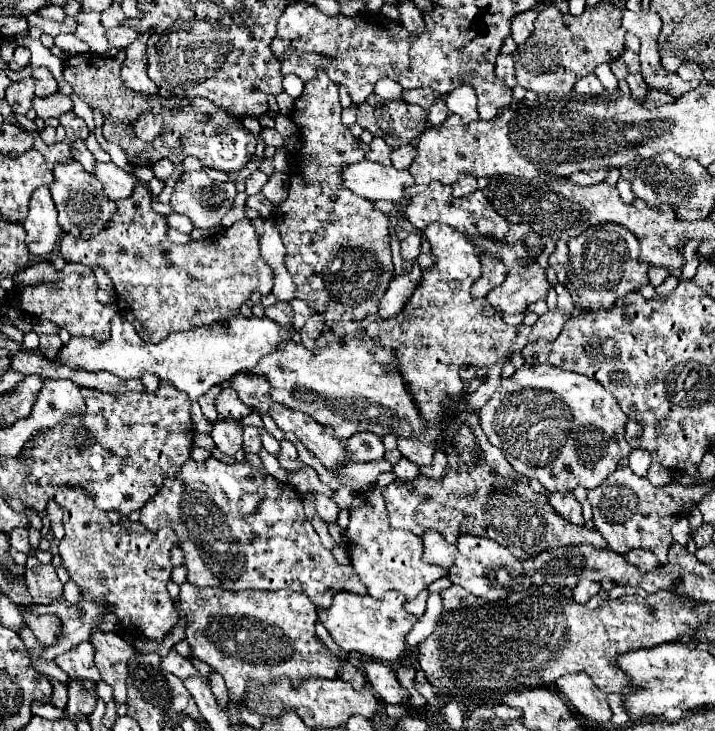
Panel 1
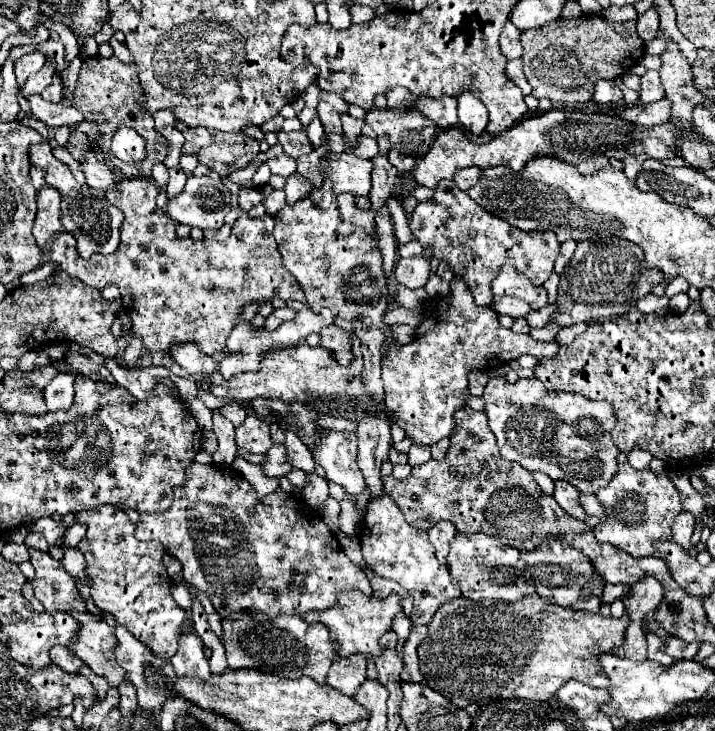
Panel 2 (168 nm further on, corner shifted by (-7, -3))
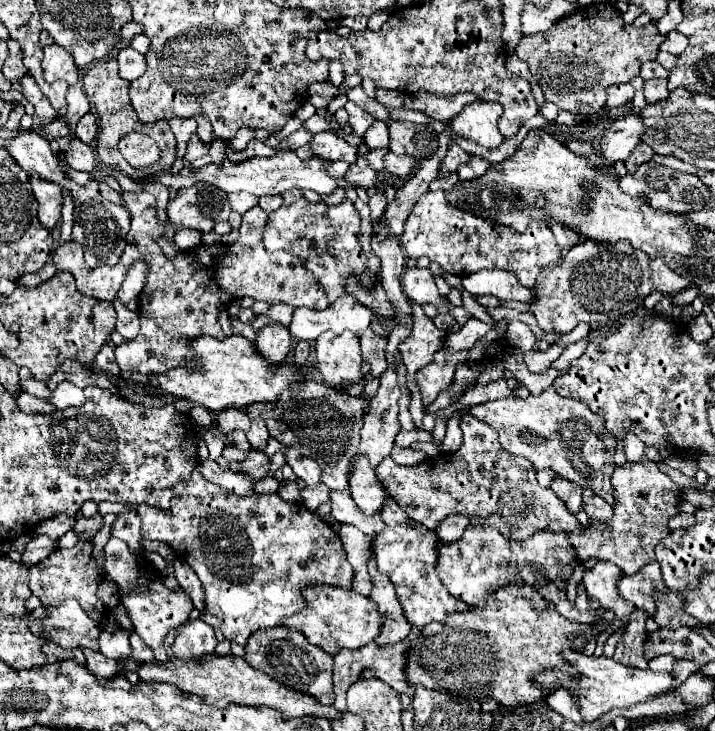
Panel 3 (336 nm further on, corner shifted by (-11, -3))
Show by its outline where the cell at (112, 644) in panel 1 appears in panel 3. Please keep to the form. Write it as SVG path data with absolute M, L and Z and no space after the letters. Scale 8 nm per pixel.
M65 600L59 606L49 606L51 616L43 622L43 632L61 648L89 648L99 652L97 638L101 628L89 620L75 600Z

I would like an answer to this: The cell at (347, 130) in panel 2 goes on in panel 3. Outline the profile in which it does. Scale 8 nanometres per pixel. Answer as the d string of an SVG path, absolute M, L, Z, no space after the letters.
M359 144L357 146L359 158L349 166L347 170L347 184L349 186L361 186L361 188L369 188L375 184L377 180L377 170L373 170L367 162L367 154L369 154L369 146L367 144Z

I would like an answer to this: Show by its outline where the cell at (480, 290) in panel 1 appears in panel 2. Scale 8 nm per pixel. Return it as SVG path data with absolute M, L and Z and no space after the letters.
M441 180L433 198L419 202L407 220L415 240L419 240L423 248L431 248L433 258L447 262L455 276L465 274L465 284L469 286L475 302L481 306L491 304L491 280L505 262L511 262L535 286L541 286L551 276L553 262L559 254L559 242L553 232L521 232L505 220L483 212L483 208L475 204L467 192L455 188L453 180Z

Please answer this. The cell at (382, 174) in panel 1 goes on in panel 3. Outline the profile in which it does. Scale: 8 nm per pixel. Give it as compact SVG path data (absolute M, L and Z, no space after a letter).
M277 152L271 158L249 158L239 164L233 164L225 158L221 168L217 168L215 164L209 164L195 172L191 172L191 168L185 166L181 170L181 174L195 176L197 180L215 184L217 188L223 188L225 192L249 192L255 196L265 196L265 194L281 194L281 192L293 190L293 188L301 188L301 190L309 188L319 194L331 194L333 190L339 188L339 184L337 184L337 178L333 178L327 172L327 164L329 164L329 160L325 160L321 156L313 156L309 160L299 160L295 152Z

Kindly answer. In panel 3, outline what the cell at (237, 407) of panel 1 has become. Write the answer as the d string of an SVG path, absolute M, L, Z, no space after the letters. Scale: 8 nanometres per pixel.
M225 408L217 416L217 424L219 424L219 428L221 428L223 434L233 432L235 428L239 428L239 430L245 432L247 428L251 428L251 418L247 416L247 412L243 408Z

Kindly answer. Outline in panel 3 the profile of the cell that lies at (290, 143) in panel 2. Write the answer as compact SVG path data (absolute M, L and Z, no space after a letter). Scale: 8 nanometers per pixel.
M317 132L313 134L311 142L311 152L317 156L327 156L329 160L343 160L343 162L355 162L357 148L349 146L343 138L335 136L333 132Z

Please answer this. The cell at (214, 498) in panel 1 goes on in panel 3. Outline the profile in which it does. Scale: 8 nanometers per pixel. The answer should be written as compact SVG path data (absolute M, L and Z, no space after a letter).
M197 470L181 496L171 500L169 510L157 510L151 506L139 506L141 534L147 540L159 540L173 548L179 560L185 560L205 588L205 612L201 618L223 632L227 640L235 640L245 646L247 638L261 630L283 624L285 618L301 612L305 608L303 588L317 584L331 584L339 588L351 588L355 572L347 562L343 544L335 528L323 522L315 512L307 510L303 504L285 502L277 494L263 496L235 496L217 484L207 482Z

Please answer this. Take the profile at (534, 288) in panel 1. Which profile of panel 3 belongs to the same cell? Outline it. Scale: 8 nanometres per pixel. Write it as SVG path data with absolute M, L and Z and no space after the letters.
M479 270L463 278L463 288L473 296L495 296L499 300L517 300L531 304L535 292L525 288L509 270Z

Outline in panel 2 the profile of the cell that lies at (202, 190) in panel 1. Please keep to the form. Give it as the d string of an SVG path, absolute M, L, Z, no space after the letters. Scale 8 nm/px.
M189 176L185 190L171 198L167 204L167 214L177 224L195 226L201 230L221 228L229 206L231 194L221 180L209 176Z

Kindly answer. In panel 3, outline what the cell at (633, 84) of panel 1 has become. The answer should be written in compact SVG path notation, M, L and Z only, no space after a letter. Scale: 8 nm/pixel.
M651 78L651 80L645 80L645 98L647 98L647 104L655 104L663 98L669 96L669 90L667 90L667 78Z

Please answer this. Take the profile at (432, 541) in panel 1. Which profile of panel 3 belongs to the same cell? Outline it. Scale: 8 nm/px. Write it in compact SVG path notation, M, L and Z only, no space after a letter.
M451 514L447 516L435 530L437 538L443 542L443 544L453 544L455 540L459 540L465 532L465 528L469 526L469 520L467 516L463 514Z

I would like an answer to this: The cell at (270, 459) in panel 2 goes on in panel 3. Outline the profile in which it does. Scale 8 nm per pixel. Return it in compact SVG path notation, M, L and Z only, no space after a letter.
M255 450L247 452L247 458L241 462L243 472L251 474L251 476L257 478L257 480L269 476L269 466L271 466L271 458L269 458L267 454L263 454L263 452L255 452Z

